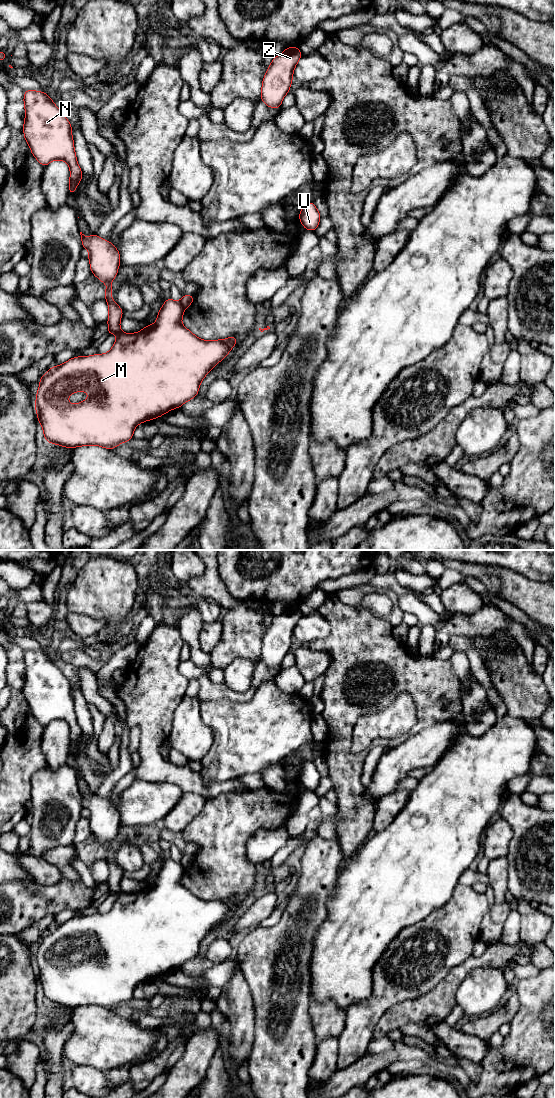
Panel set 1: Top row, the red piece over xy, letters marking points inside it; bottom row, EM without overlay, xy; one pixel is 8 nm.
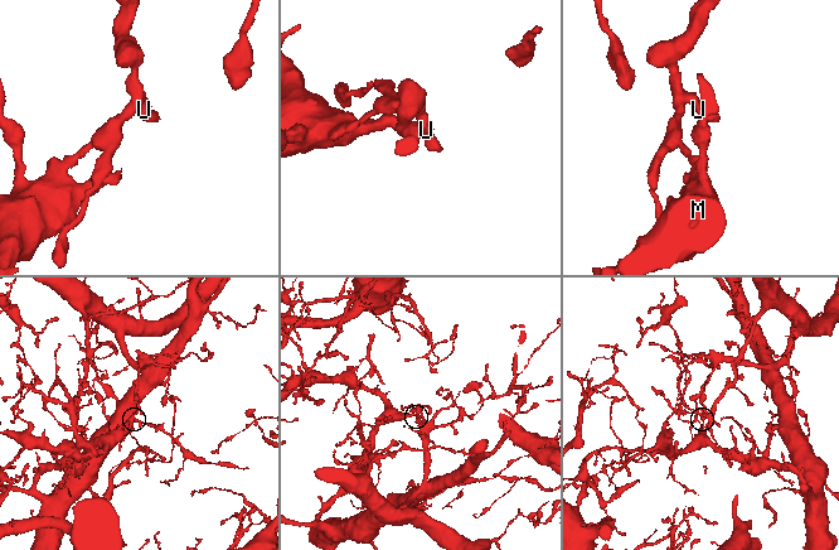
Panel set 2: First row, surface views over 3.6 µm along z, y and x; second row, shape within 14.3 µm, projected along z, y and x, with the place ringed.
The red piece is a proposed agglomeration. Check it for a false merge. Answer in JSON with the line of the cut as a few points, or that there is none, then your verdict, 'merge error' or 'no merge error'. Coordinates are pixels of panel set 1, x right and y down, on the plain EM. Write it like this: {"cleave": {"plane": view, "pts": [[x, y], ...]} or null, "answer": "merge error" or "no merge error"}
{"cleave": {"plane": "xy", "pts": [[179, 862], [184, 867]]}, "answer": "merge error"}

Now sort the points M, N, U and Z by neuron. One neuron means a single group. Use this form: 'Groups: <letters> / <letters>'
Groups: M N / U Z

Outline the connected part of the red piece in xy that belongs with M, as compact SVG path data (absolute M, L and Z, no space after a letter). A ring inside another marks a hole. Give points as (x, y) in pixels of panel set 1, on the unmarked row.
M80 792L80 795L83 808L89 810L88 820L92 834L107 846L103 853L109 867L107 893L108 895L116 893L117 900L106 914L73 917L61 925L50 928L39 940L40 944L34 966L37 979L43 988L43 994L48 1003L66 1008L98 1005L110 1010L132 999L134 989L140 983L159 978L195 958L204 937L218 922L226 918L232 907L237 904L237 897L231 896L227 899L211 901L196 897L182 885L184 867L180 862L176 862L170 857L162 865L153 885L147 885L137 893L127 894L122 892L120 890L120 879L124 871L110 857L113 852L110 842L117 836L120 826L120 813L110 801L106 801L96 794L86 797ZM80 951L87 952L90 957L79 964L69 964L68 956Z

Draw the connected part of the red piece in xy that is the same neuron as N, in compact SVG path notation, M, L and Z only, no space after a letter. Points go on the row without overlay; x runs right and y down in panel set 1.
M24 650L24 699L32 715L46 727L53 720L63 720L70 727L69 755L83 738L74 710L72 686L65 675L42 651Z

